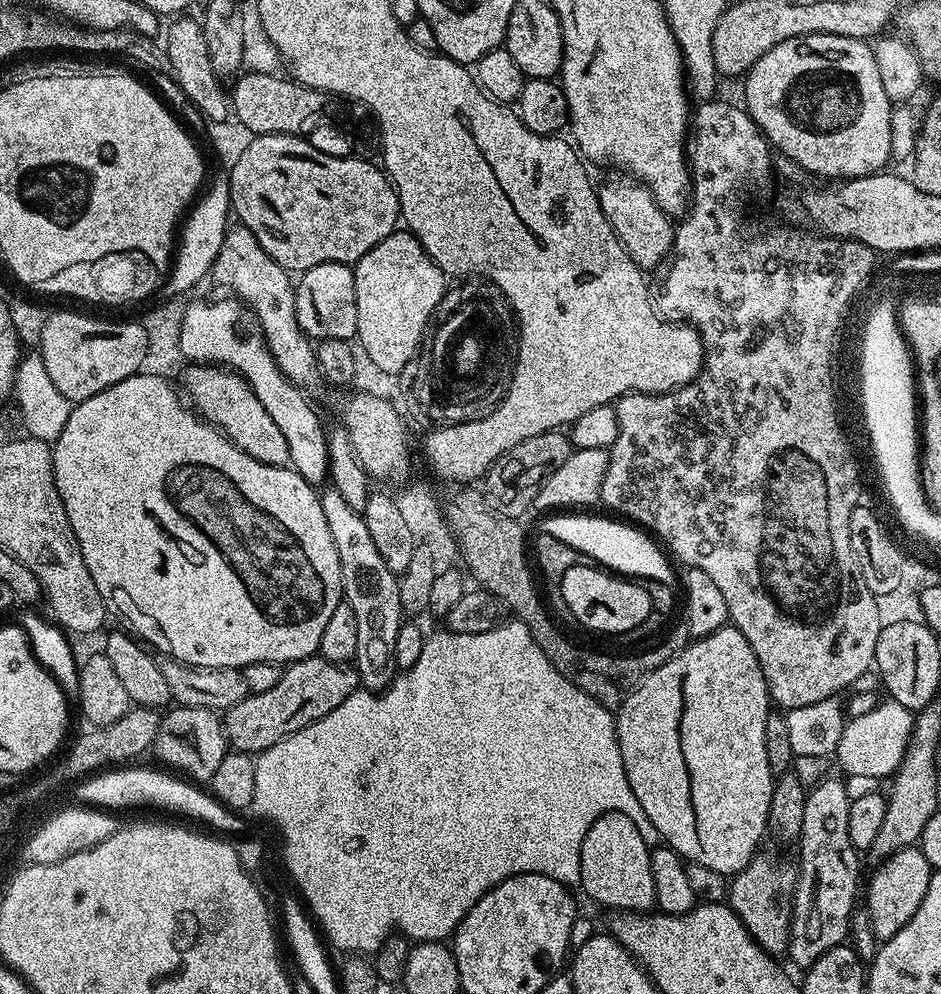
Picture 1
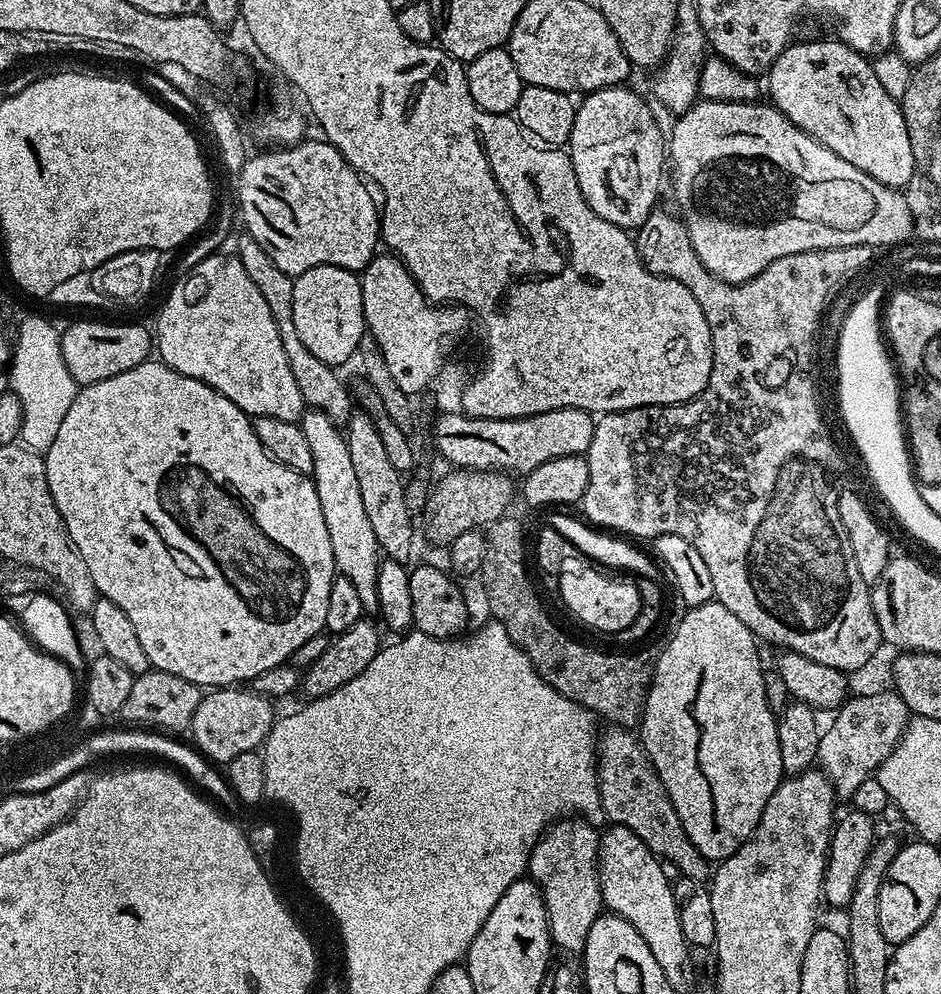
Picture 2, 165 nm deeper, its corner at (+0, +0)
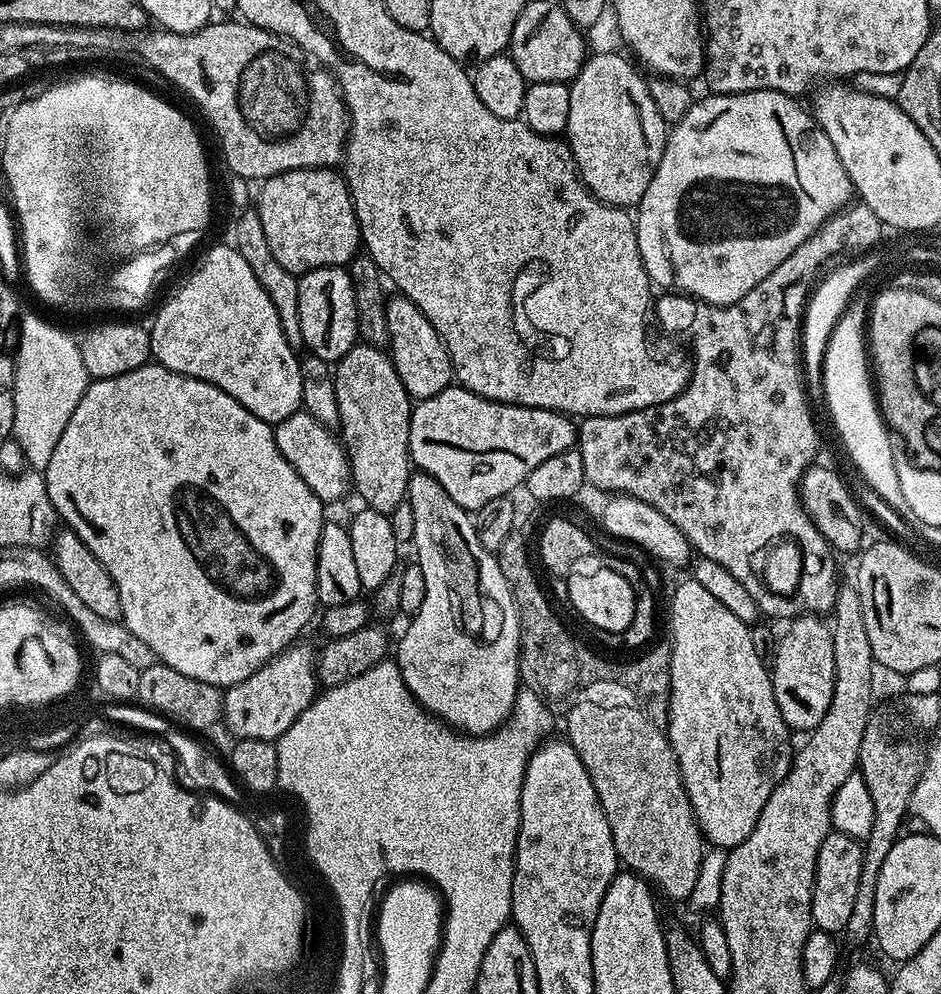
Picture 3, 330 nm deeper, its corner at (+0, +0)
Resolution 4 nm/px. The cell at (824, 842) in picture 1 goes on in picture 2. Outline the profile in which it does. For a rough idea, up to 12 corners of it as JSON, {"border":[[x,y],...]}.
{"border":[[895,690],[853,695],[820,733],[818,768],[853,799],[898,746]]}

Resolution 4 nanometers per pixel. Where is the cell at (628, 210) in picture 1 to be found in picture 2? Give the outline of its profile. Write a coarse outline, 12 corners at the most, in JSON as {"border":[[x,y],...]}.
{"border":[[628,86],[577,103],[566,145],[598,218],[638,230],[666,136]]}

